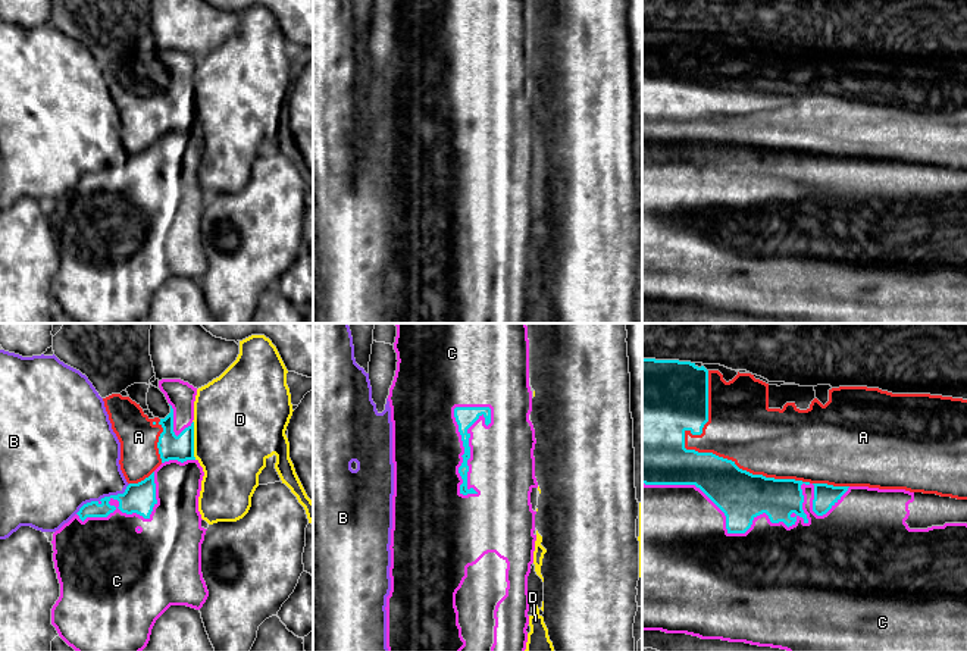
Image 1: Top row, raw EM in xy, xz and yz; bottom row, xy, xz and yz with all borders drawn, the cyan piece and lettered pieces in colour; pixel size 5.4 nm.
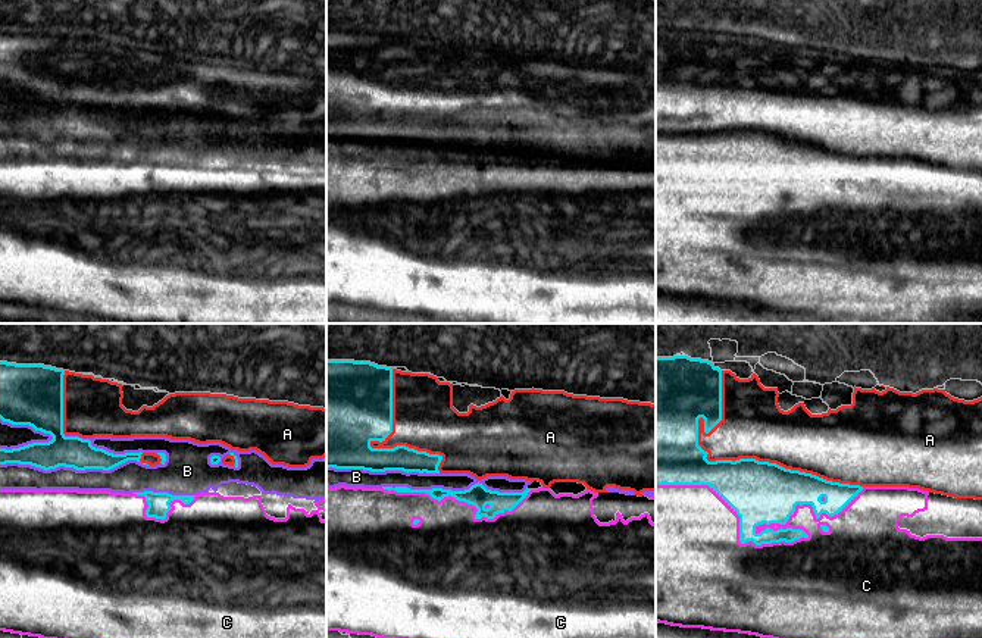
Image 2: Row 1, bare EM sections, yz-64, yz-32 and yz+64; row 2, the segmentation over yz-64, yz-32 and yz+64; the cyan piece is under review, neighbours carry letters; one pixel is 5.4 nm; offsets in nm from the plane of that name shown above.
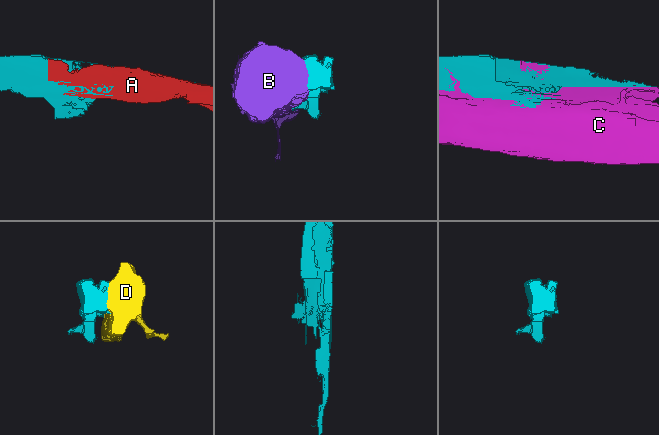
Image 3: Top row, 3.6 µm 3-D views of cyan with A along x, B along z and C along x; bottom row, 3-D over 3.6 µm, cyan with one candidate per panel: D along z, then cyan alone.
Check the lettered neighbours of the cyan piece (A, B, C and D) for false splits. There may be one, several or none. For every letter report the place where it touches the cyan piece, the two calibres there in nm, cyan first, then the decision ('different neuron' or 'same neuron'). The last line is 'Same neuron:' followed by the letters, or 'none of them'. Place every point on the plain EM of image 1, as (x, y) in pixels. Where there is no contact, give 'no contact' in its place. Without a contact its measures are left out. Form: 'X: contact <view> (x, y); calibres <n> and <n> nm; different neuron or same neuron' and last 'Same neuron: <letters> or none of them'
A: contact yz (701, 124); calibres 320 and 360 nm; same neuron
B: contact xy (105, 168); calibres 170 and 460 nm; different neuron
C: contact yz (770, 191); calibres 280 and 460 nm; different neuron
D: contact xy (193, 110); calibres 140 and 460 nm; different neuron
Same neuron: A

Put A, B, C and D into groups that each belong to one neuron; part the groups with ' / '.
A / B / C / D

